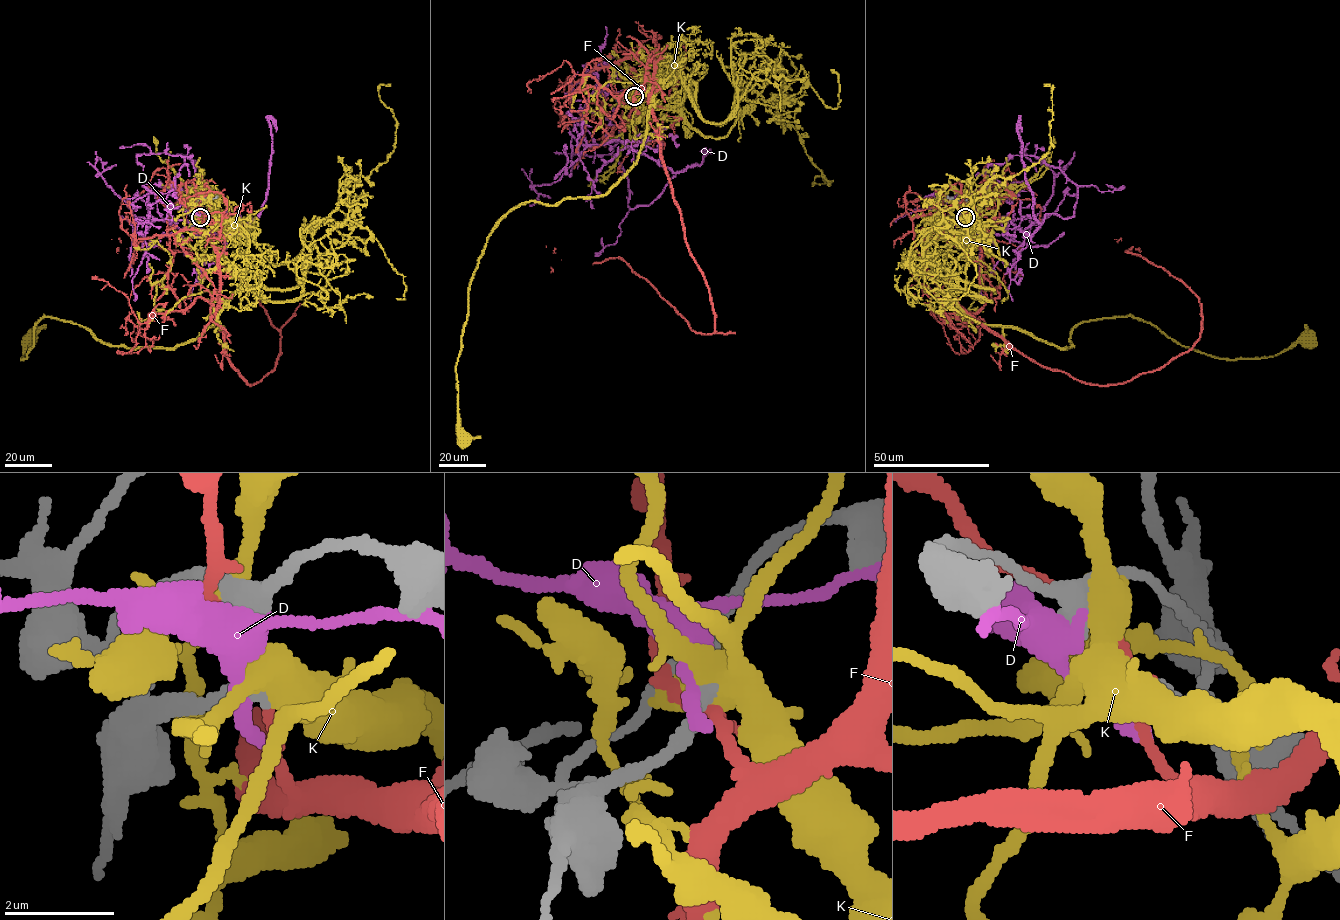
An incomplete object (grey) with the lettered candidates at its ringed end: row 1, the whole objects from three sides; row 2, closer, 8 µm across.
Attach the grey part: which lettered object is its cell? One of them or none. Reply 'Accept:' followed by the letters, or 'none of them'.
Accept: none of them

